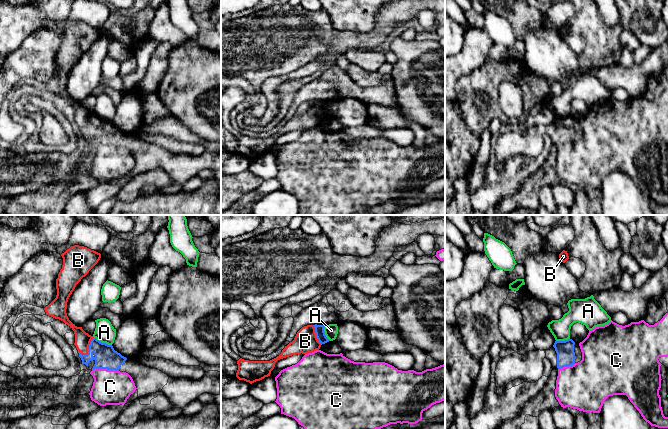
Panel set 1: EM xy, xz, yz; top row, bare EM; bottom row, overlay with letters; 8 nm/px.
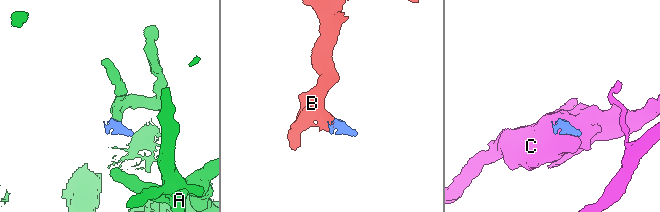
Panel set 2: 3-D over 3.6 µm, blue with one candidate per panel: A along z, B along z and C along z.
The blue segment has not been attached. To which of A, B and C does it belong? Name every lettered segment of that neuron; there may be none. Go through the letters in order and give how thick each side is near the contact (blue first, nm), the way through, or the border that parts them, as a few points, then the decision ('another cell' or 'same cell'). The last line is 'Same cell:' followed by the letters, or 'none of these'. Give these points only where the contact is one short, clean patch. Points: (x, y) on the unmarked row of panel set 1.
A: calibres 180 and 160 nm; border xy (94, 113), (111, 121); another cell
B: calibres 180 and 130 nm; way xy (106, 133), (97, 124), (88, 124), (82, 115); same cell
C: calibres 180 and 280 nm; border xy (92, 145), (114, 145), (118, 147); another cell
Same cell: B

